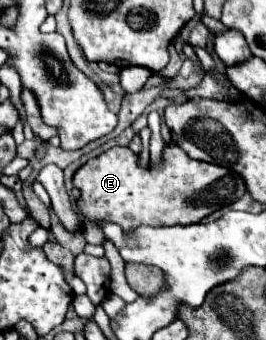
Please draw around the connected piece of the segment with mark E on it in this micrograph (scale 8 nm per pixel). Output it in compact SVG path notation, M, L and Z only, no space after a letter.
M168 145L158 165L148 163L144 167L130 147L112 147L78 169L74 187L82 193L76 207L86 221L94 225L104 221L118 223L122 229L138 225L194 225L220 207L240 199L246 191L240 175L212 163L190 159L178 145Z

